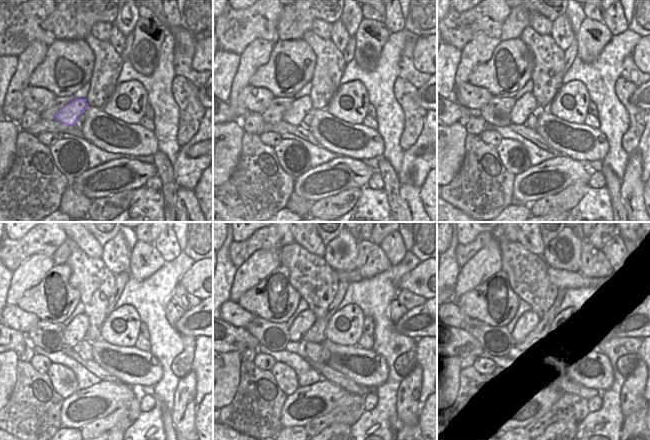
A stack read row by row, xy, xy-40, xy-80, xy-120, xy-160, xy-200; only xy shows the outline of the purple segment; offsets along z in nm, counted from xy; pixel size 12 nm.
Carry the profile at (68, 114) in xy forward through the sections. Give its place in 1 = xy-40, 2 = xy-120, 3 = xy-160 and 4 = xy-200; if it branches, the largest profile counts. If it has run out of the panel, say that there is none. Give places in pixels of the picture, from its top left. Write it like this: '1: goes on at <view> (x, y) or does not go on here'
1: goes on at xy-40 (300, 107)
2: goes on at xy-120 (75, 331)
3: goes on at xy-160 (303, 322)
4: goes on at xy-200 (528, 320)

